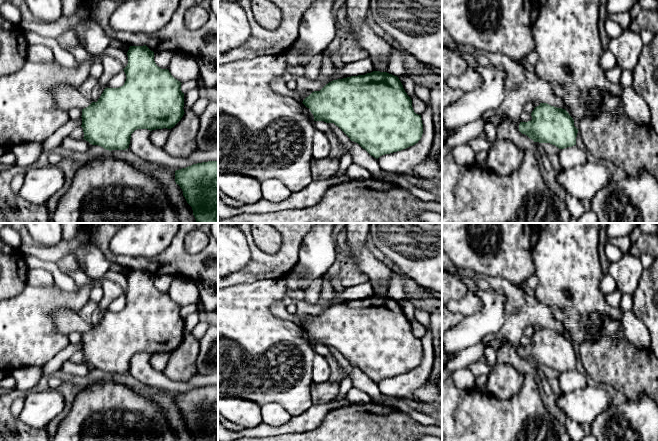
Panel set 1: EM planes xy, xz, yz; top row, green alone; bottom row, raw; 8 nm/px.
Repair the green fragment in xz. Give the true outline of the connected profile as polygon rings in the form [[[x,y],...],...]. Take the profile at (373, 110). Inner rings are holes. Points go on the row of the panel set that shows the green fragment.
[[[373,71],[333,80],[302,103],[310,109],[314,121],[334,123],[376,159],[415,145],[423,134],[421,115],[414,112],[399,78],[387,72]]]

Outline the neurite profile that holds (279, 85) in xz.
[[[276,78],[272,81],[272,88],[285,96],[290,96],[295,98],[298,93],[295,90],[289,89],[287,86],[287,82],[283,78]]]

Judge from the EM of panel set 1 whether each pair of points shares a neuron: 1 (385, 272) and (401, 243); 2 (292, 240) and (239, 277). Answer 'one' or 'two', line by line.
1: two
2: one

